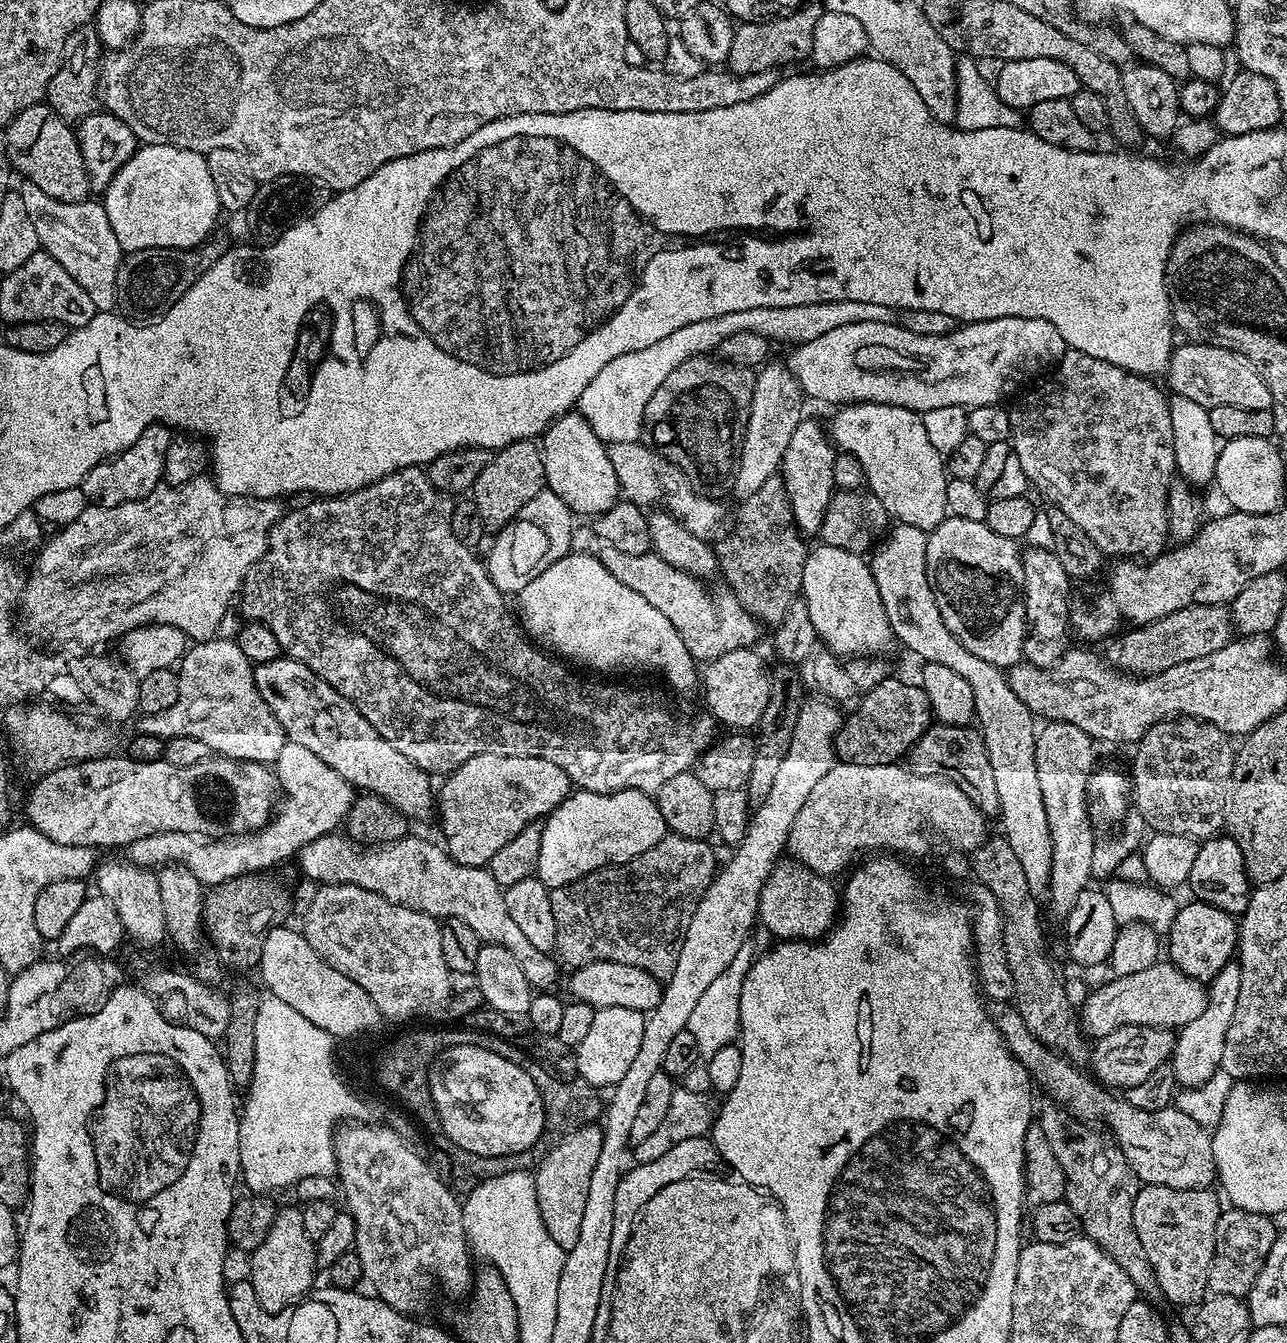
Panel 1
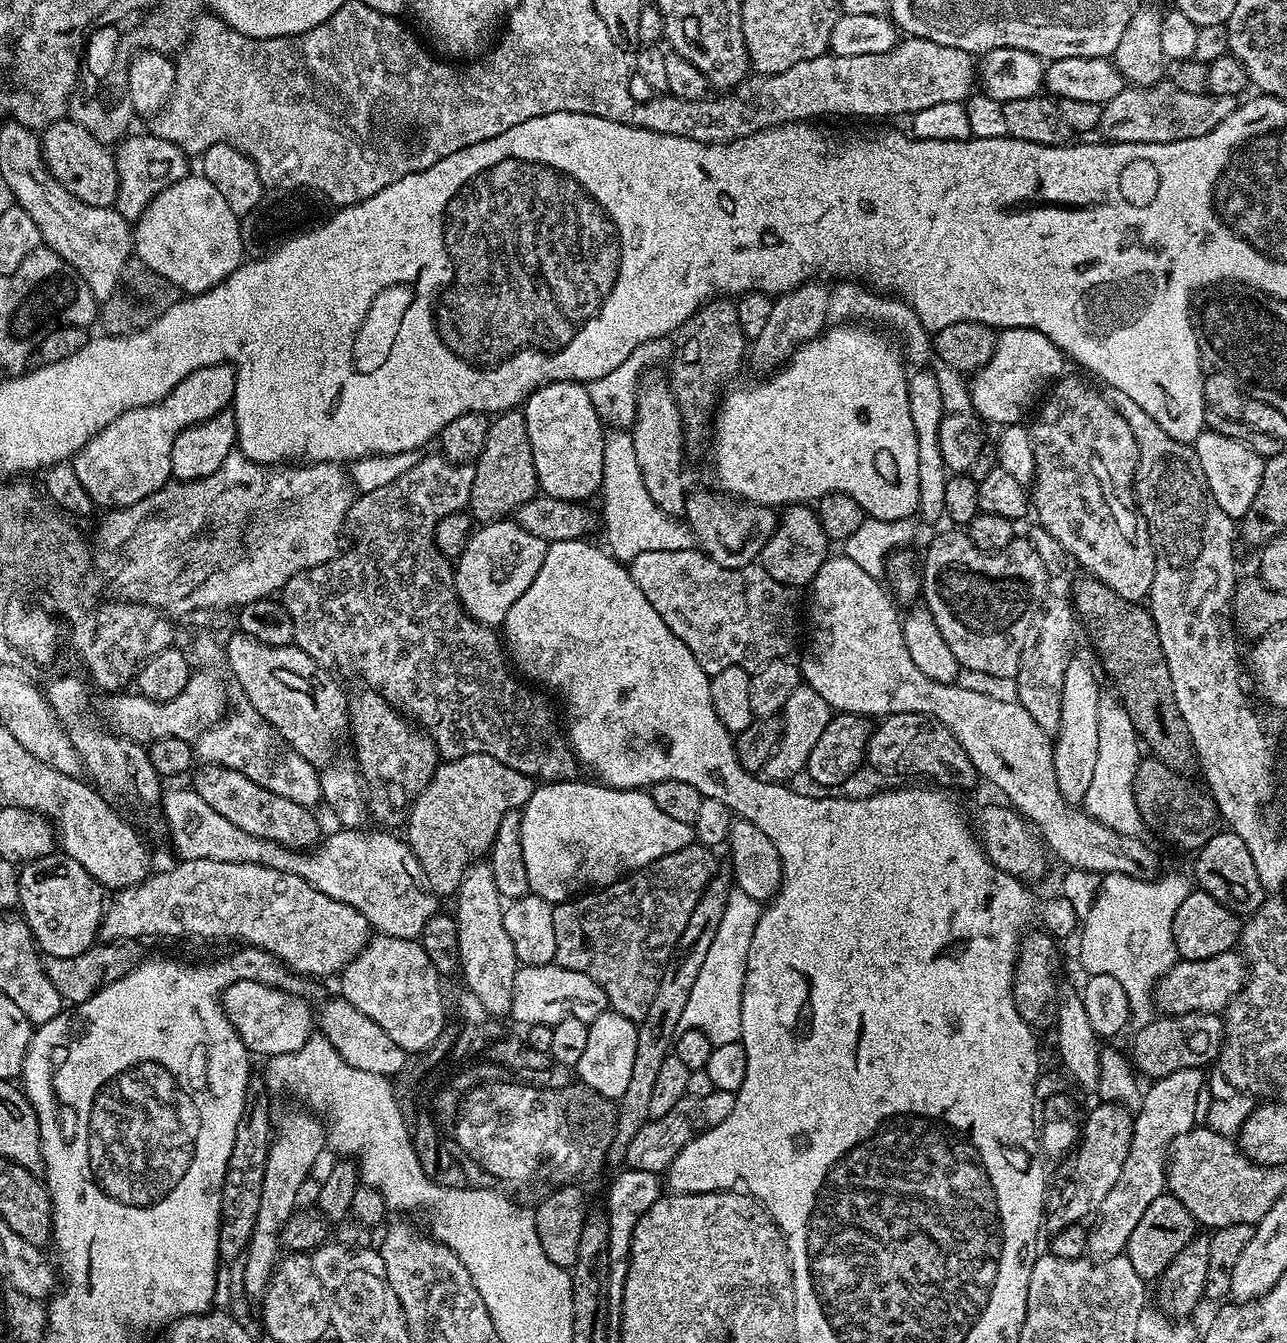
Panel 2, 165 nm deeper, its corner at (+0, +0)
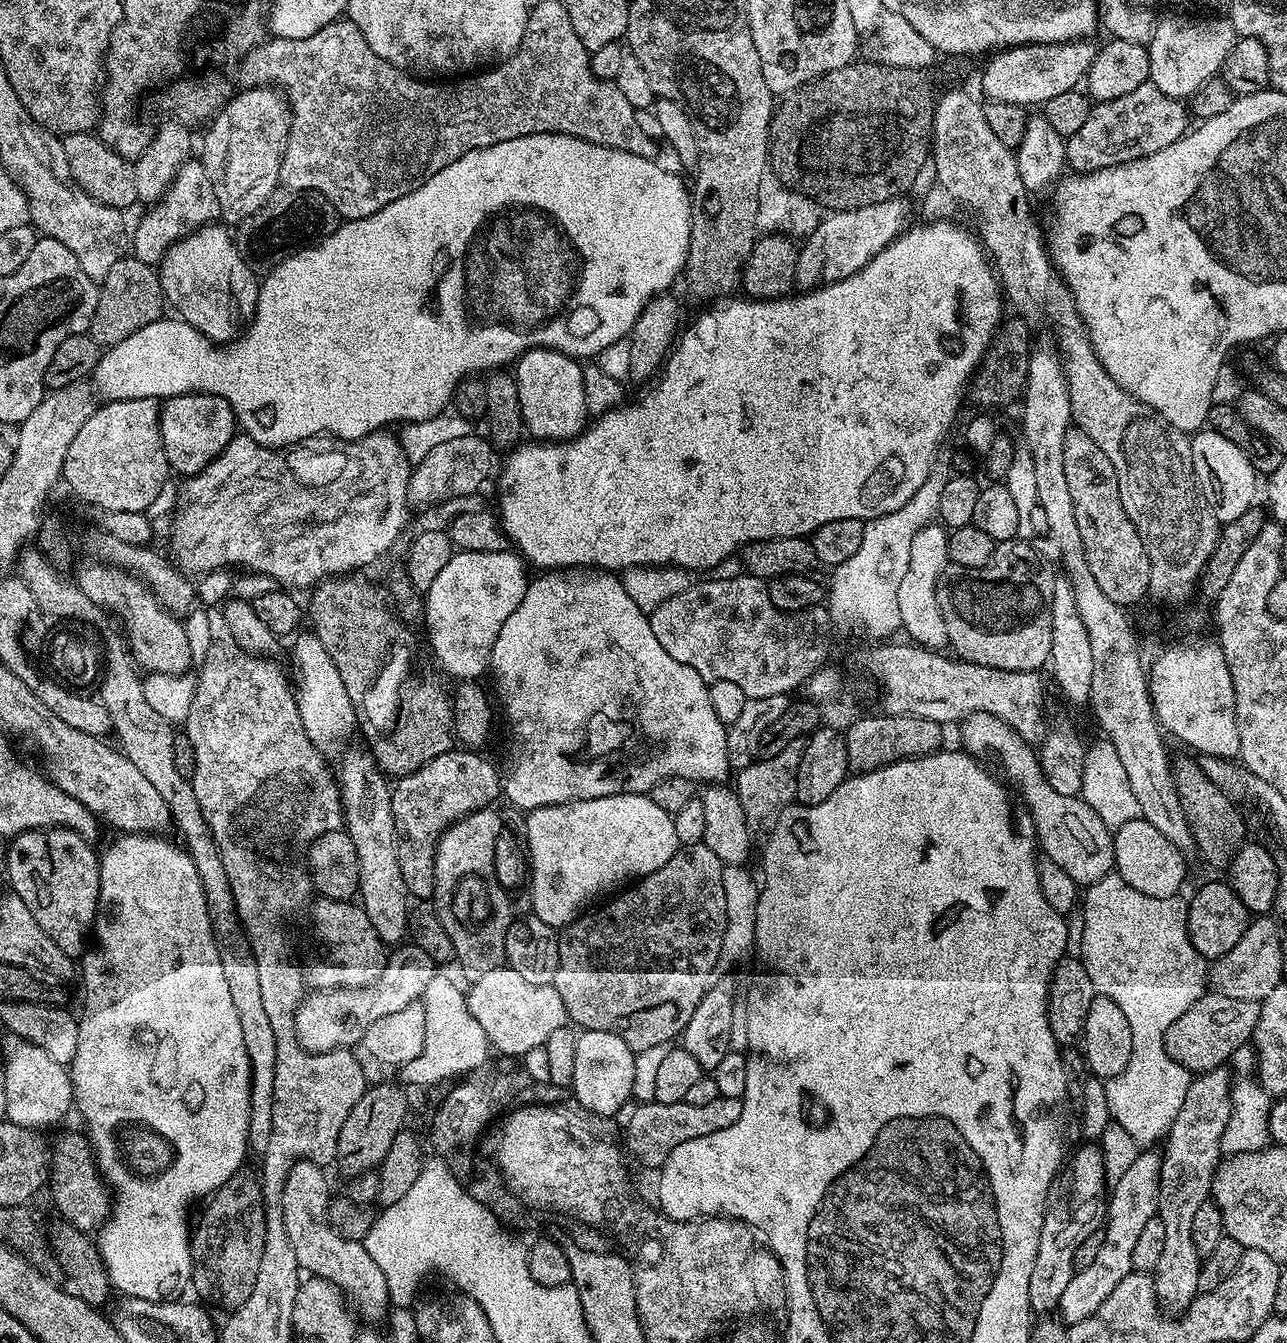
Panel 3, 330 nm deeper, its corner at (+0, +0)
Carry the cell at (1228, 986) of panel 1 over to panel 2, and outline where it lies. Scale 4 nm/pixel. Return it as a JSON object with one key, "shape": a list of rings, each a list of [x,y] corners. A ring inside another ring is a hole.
{"shape":[[[1187,1068],[1174,1070],[1174,1074],[1153,1079],[1149,1084],[1152,1085],[1143,1093],[1141,1106],[1132,1122],[1130,1154],[1122,1165],[1122,1174],[1118,1174],[1114,1190],[1102,1198],[1091,1221],[1093,1224],[1087,1229],[1087,1255],[1096,1260],[1121,1255],[1127,1249],[1134,1226],[1138,1226],[1142,1214],[1146,1214],[1146,1206],[1150,1206],[1154,1198],[1165,1195],[1171,1146],[1197,1123],[1194,1109],[1198,1107],[1198,1094],[1205,1091],[1206,1076],[1199,1068]]]}

